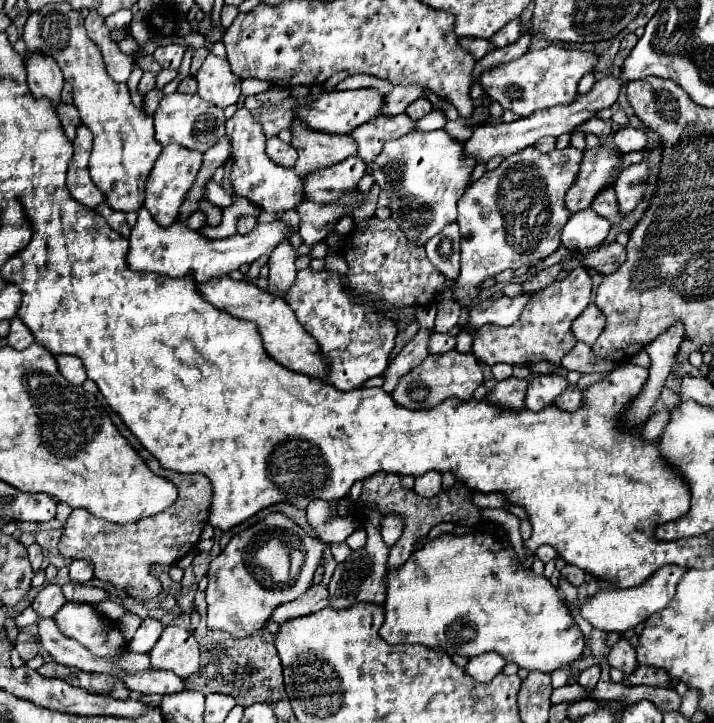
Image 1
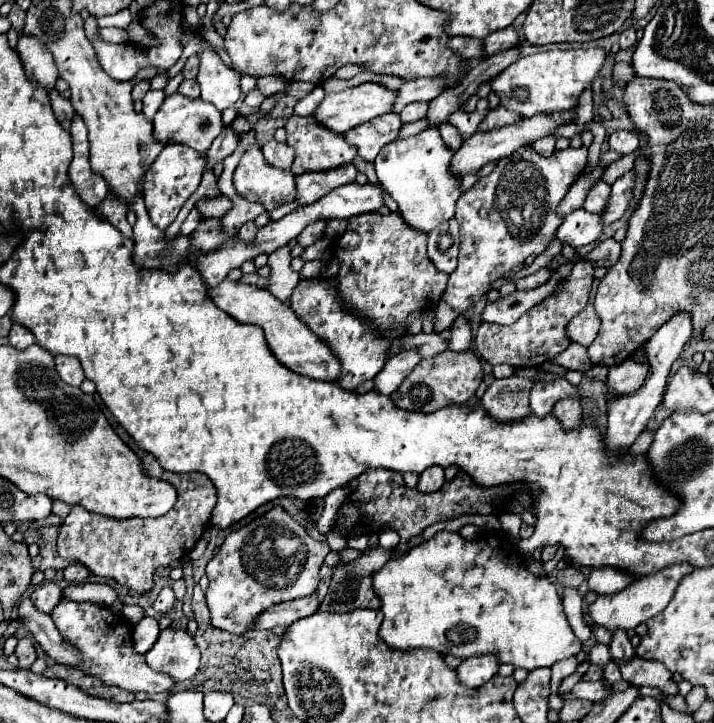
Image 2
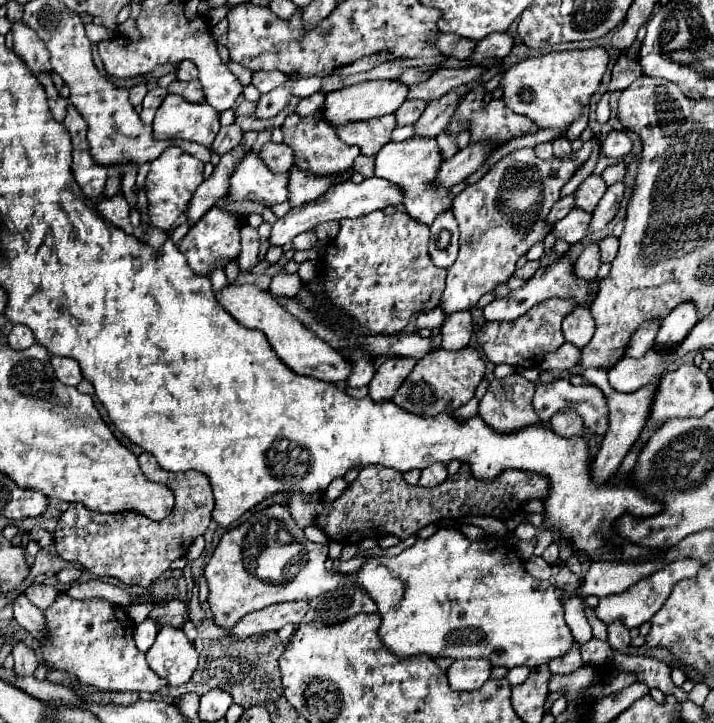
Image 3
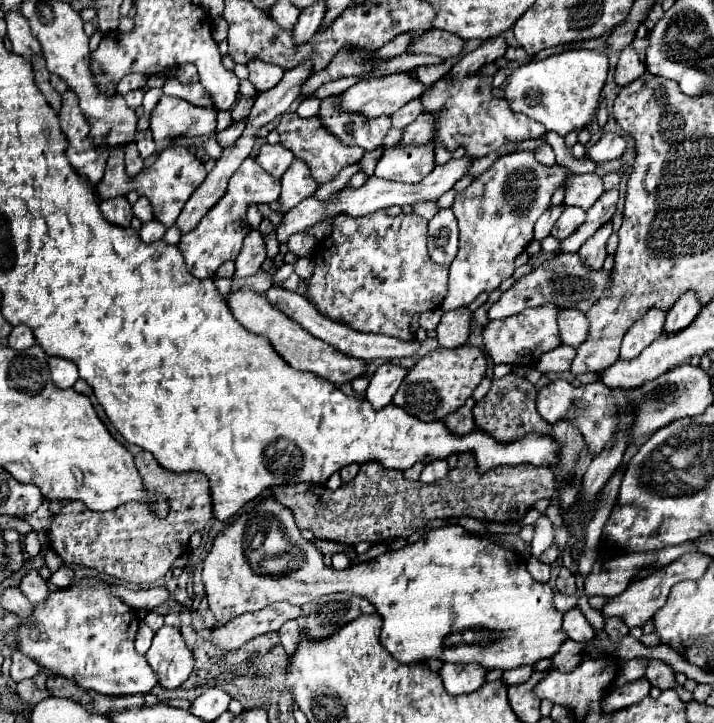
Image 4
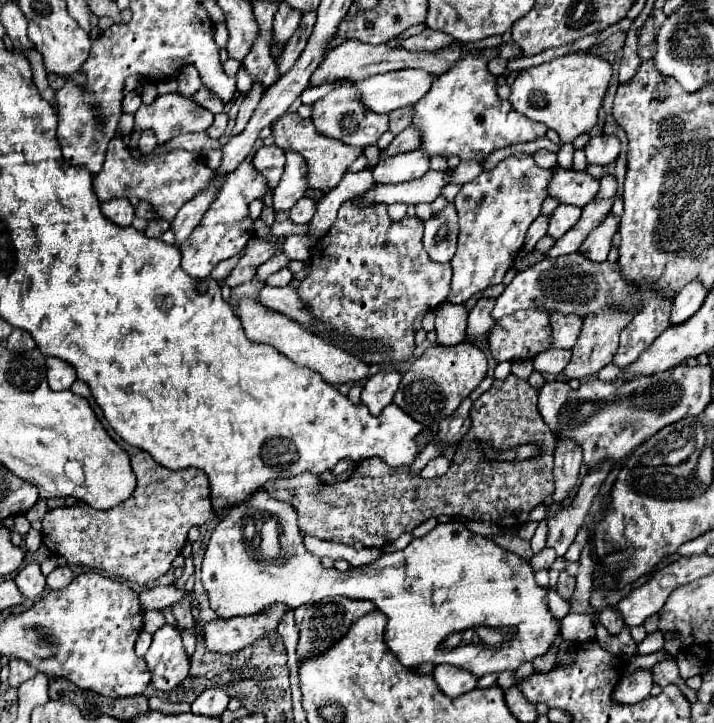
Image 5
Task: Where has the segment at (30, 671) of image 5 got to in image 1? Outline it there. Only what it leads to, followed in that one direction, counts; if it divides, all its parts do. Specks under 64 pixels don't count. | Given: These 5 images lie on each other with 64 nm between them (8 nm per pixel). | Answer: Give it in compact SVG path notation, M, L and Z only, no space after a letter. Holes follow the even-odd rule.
M20 632L20 636L18 636L14 648L18 650L18 654L20 654L20 658L22 658L24 662L32 660L32 658L38 654L38 642L36 642L36 636L30 636L30 634Z

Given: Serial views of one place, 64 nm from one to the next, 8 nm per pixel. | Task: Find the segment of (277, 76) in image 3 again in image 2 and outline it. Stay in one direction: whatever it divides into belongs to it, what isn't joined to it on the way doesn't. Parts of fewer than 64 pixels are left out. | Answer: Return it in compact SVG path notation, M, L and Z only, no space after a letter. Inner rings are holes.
M270 76L270 78L258 78L258 88L260 88L262 94L266 94L266 96L284 90L286 86L288 86L288 84L284 82L284 78L276 78L276 76Z

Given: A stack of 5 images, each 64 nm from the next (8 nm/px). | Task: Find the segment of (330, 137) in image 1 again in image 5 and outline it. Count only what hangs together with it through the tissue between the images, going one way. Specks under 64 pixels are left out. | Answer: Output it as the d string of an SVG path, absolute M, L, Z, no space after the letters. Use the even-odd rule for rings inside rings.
M284 114L276 124L272 124L274 142L280 148L298 150L304 156L306 166L308 166L308 188L310 190L322 190L322 192L332 190L340 182L340 178L346 174L348 166L362 154L362 148L346 146L344 142L338 142L338 140L332 140L332 138L318 134L314 130L311 118L302 120L293 120L292 118L300 118L300 116L298 114Z

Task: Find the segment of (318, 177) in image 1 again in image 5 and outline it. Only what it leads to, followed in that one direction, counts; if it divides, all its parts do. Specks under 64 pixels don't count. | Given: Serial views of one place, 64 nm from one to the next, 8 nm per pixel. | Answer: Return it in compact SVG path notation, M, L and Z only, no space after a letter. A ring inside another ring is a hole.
M284 150L284 154L286 154L284 174L278 186L274 188L274 198L272 198L276 212L290 210L308 190L304 158L294 150Z

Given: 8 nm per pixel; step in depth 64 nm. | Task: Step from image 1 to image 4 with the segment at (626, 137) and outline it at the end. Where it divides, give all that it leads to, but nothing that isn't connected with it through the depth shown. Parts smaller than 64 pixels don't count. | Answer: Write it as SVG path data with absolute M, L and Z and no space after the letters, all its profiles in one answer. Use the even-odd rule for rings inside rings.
M604 134L594 146L590 146L588 158L594 160L596 164L610 162L614 158L620 158L624 148L626 148L626 142L624 142L622 136L618 136L618 134Z

